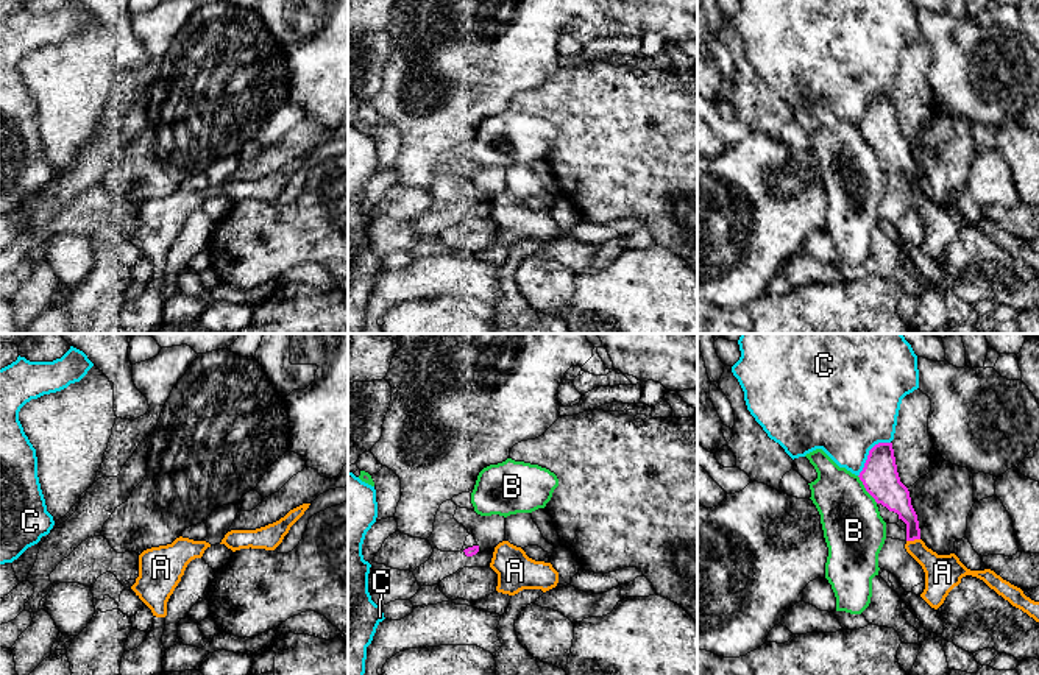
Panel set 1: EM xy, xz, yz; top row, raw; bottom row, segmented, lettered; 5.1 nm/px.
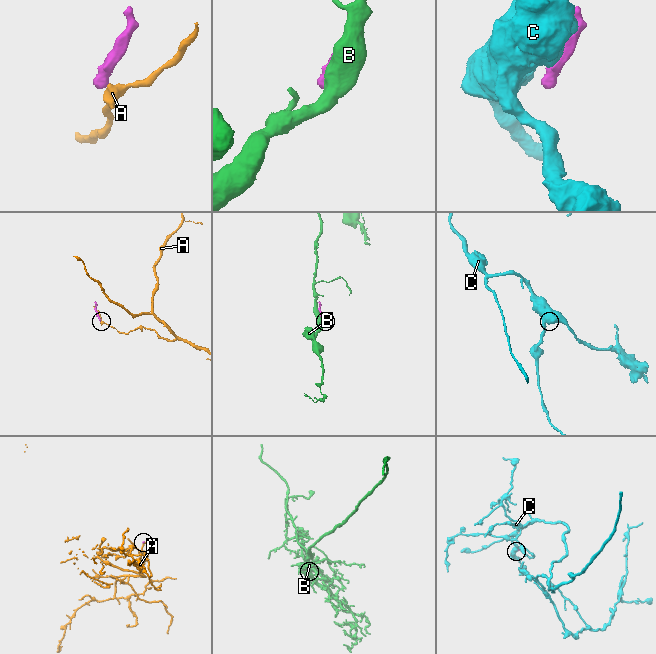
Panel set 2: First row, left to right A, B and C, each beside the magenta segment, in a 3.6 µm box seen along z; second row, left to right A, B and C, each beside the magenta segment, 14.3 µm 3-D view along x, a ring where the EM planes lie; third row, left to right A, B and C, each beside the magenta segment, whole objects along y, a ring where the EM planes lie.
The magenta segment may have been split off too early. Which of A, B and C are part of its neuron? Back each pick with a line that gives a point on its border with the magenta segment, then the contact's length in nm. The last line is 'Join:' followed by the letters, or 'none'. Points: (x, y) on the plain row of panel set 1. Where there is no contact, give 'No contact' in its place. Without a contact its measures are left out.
Join: none

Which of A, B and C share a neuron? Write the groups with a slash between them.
A / B / C

